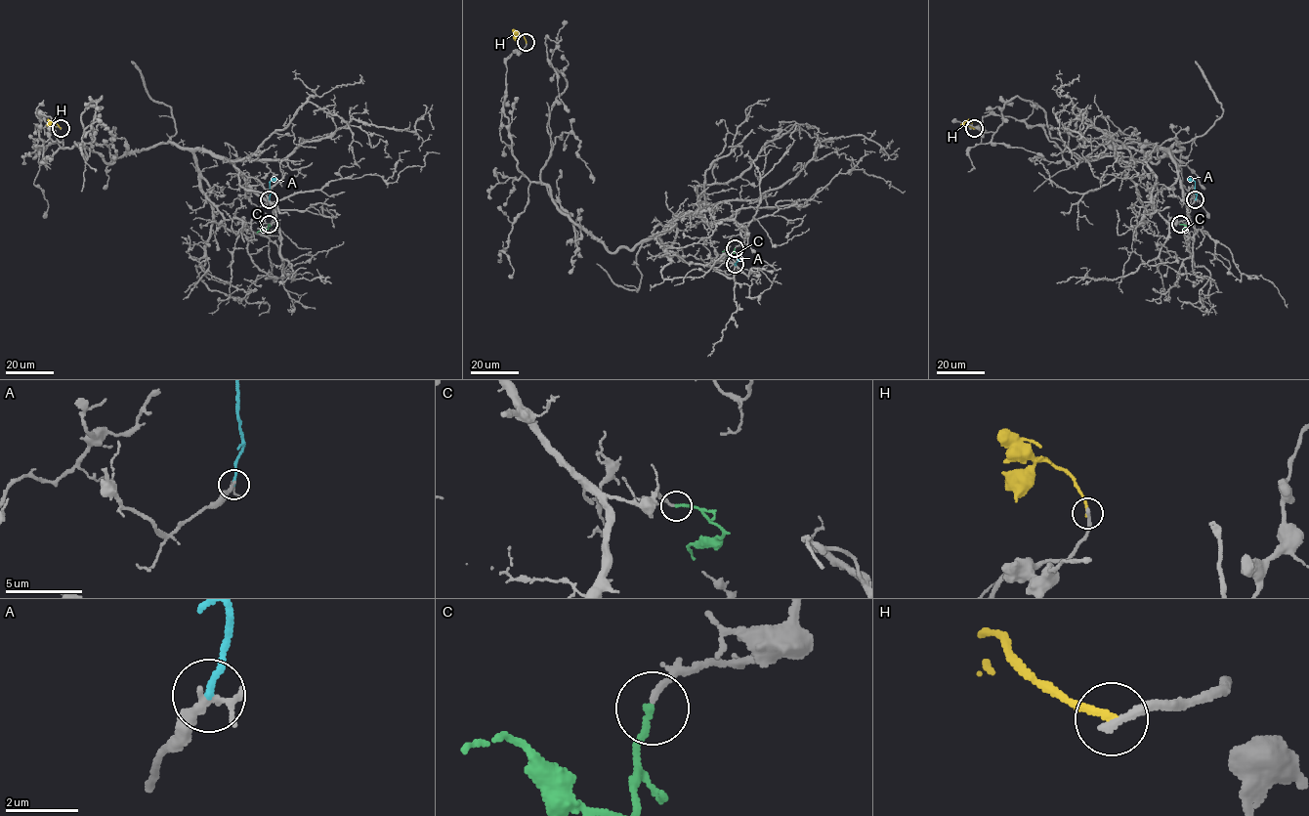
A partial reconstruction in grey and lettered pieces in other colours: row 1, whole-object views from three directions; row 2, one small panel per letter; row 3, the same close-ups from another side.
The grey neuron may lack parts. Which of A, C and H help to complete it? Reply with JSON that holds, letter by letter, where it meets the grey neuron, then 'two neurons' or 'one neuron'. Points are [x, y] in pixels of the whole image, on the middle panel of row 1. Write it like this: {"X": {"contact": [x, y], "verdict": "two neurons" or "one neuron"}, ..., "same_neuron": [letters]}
{"A": {"contact": [735, 264], "verdict": "two neurons"}, "C": {"contact": [735, 248], "verdict": "one neuron"}, "H": {"contact": [526, 42], "verdict": "two neurons"}, "same_neuron": ["C"]}

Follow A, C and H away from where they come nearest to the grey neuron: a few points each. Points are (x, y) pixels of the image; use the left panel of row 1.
A: (269, 199), (270, 182), (276, 177)
C: (269, 224), (267, 228), (256, 233)
H: (61, 128), (55, 123), (47, 124)

